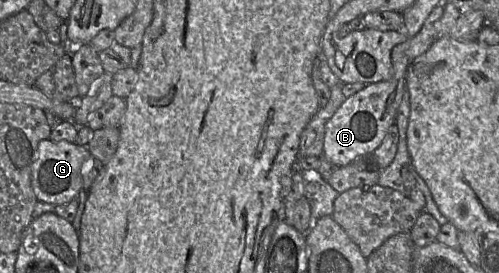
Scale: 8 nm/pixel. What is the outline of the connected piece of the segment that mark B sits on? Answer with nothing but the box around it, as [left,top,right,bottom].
[322,38,410,167]

